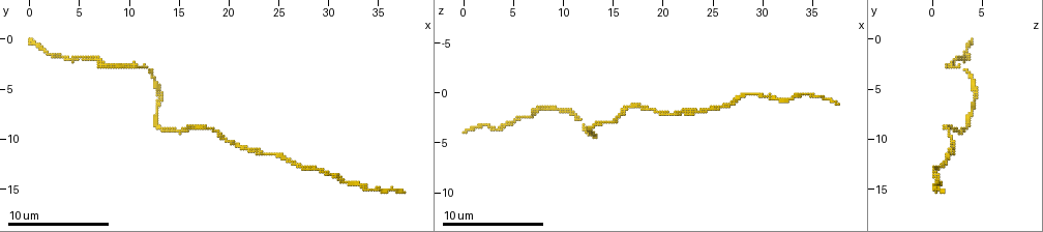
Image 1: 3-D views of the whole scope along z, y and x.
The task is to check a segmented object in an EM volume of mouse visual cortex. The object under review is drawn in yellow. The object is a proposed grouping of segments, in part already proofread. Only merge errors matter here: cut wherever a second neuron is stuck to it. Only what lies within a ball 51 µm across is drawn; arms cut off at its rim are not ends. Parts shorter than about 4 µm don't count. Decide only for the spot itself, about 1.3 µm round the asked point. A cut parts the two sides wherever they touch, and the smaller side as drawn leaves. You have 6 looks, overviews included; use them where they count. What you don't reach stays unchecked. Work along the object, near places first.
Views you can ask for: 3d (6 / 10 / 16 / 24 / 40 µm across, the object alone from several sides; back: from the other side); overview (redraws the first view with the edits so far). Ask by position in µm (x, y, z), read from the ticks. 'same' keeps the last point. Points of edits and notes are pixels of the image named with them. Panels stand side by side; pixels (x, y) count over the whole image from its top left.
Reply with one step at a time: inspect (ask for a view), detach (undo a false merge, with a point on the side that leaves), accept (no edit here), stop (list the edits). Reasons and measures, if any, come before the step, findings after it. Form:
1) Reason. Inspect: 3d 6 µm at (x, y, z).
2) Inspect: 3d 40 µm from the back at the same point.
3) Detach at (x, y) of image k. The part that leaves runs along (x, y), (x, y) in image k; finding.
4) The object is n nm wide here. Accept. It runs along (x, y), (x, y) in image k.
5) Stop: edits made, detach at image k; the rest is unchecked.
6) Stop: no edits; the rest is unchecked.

Thick turns thin. Inspect: 3d 10 µm at (11.4, 2.8, 2.4).

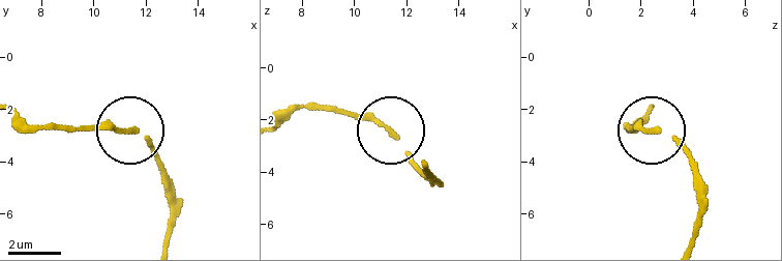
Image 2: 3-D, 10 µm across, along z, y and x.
The object is 160 nm wide here. Accept. It runs along (167, 237), (173, 184), (146, 137), (133, 131), (49, 131) in image 2; one neuron here.

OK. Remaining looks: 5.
Inspect: 3d 10 µm at (16.2, 9.0, 1.8).

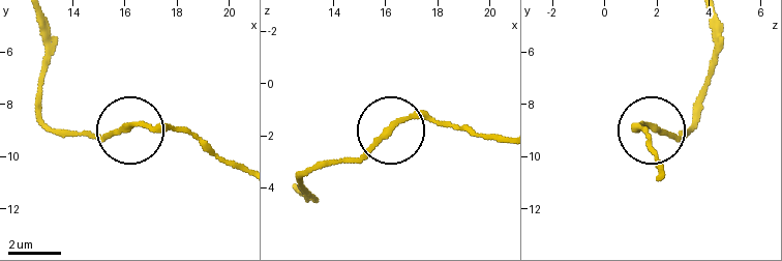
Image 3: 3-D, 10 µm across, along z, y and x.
The object is 200 nm wide here. Accept. It runs along (391, 131), (409, 120), (459, 126) in image 3; continuous, no second neuron.

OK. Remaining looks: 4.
Sudden change in width. Inspect: 3d 6 µm at (6.8, 2.0, 2.4).

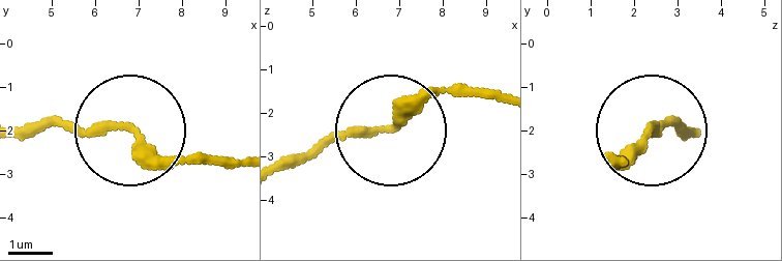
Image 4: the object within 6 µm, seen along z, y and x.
Inspect: 3d 6 µm from the back at (6.70, 2.00, 2.35).

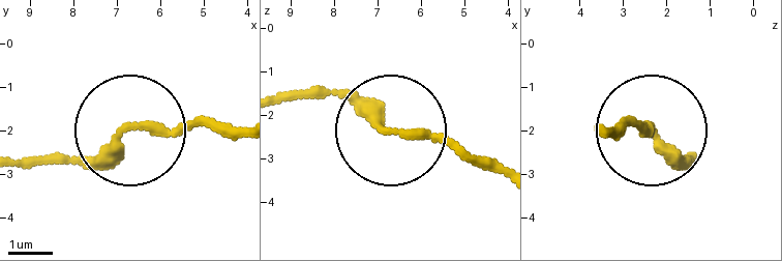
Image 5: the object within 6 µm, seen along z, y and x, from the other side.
The object is 230 nm wide here. Accept. It runs along (281, 100), (348, 100), (392, 129), (489, 155) in image 5; continuous, no second neuron.

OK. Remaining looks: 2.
Stop: no edits; the rest is unchecked.

